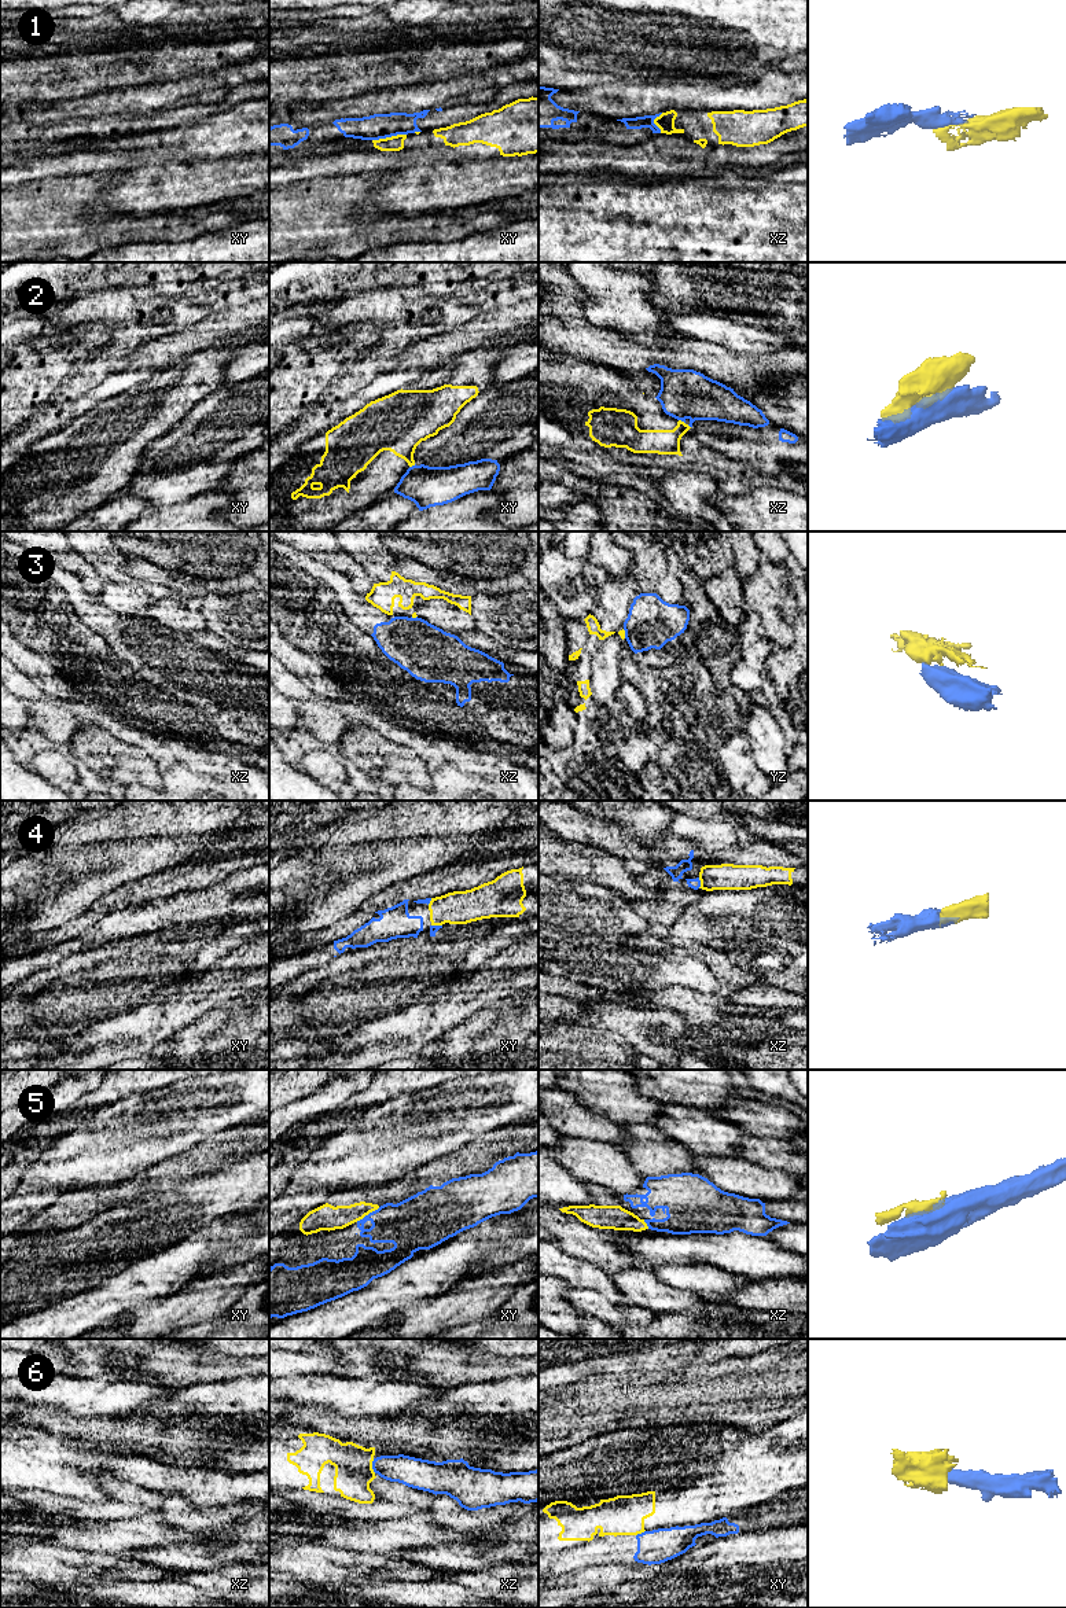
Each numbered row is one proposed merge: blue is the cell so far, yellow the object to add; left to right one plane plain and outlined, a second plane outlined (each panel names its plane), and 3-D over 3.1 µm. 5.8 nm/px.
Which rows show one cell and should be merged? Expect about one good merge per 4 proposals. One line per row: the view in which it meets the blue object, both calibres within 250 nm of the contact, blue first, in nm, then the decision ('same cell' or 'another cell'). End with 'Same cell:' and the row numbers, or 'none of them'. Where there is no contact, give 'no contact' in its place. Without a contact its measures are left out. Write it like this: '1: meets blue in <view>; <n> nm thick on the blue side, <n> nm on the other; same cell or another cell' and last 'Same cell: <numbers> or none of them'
1: meets blue in xy; 150 nm thick on the blue side, 90 nm on the other; another cell
2: meets blue in xz; 280 nm thick on the blue side, 140 nm on the other; another cell
3: meets blue in yz; 300 nm thick on the blue side, 40 nm on the other; another cell
4: meets blue in xz; 60 nm thick on the blue side, 160 nm on the other; same cell
5: meets blue in xy; 300 nm thick on the blue side, 150 nm on the other; another cell
6: meets blue in xz; 180 nm thick on the blue side, 220 nm on the other; another cell
Same cell: 4

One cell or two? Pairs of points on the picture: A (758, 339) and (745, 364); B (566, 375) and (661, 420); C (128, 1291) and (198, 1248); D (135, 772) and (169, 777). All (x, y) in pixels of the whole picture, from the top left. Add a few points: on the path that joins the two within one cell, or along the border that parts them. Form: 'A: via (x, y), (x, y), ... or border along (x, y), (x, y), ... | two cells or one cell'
A: border along (720, 345), (742, 354), (772, 354), (782, 352) | two cells
B: via (590, 385), (618, 389), (638, 408) | one cell
C: via (146, 1285), (154, 1277), (180, 1262) | one cell
D: border along (161, 771), (158, 782) | two cells

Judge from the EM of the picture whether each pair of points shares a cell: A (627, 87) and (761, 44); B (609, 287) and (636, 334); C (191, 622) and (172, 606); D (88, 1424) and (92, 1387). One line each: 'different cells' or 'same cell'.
A: different cells
B: same cell
C: same cell
D: different cells

